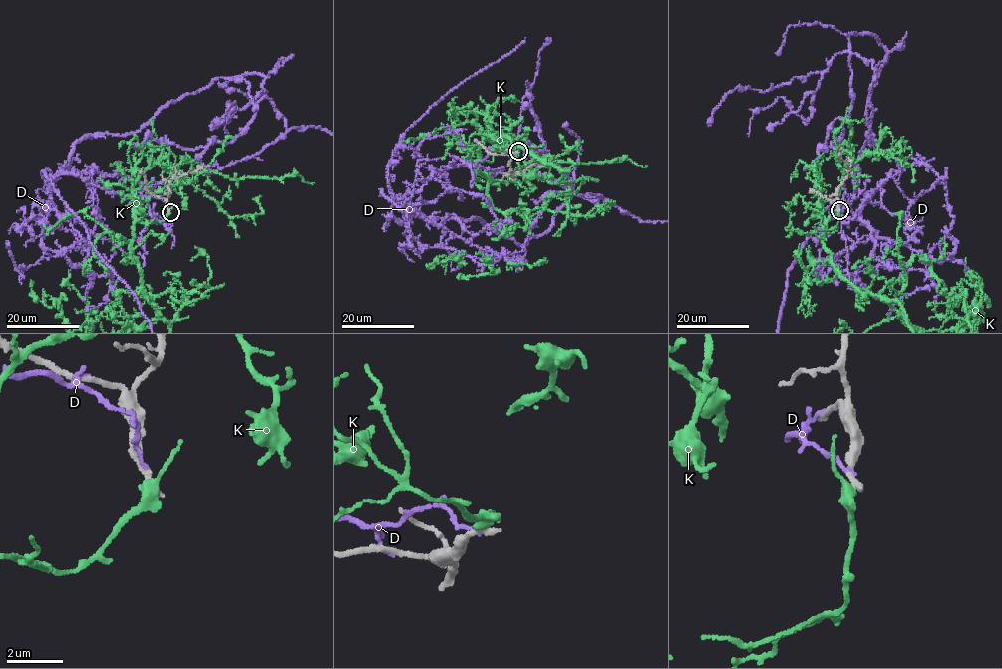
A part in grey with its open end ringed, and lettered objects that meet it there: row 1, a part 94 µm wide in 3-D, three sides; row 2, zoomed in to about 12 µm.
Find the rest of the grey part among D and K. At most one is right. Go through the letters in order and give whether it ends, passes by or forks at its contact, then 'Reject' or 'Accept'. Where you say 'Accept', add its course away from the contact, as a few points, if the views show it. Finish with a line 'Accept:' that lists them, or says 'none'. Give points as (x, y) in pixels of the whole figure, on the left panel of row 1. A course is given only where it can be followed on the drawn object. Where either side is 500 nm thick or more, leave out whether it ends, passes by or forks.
D: It ends there. Reject
K: It passes by. Reject
Accept: none

